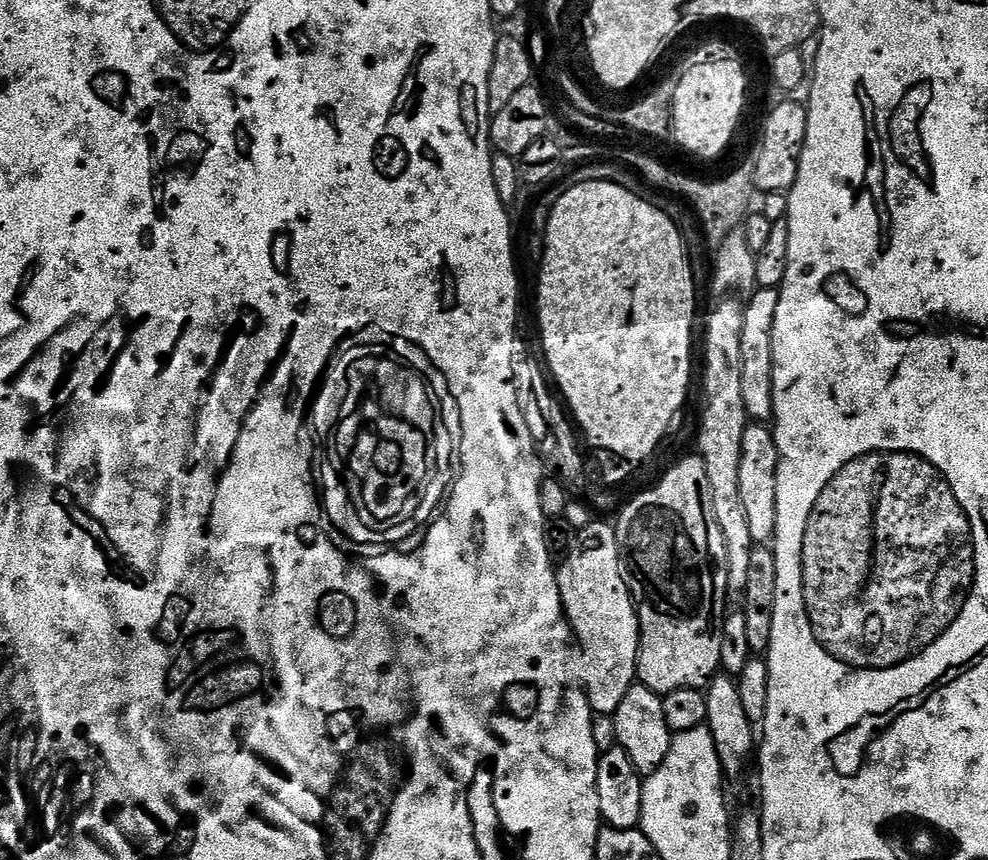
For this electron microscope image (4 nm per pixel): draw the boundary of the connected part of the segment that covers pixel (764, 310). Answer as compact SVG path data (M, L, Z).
M757 287L743 305L742 318L742 402L749 417L756 422L772 420L772 387L774 386L774 314L778 310L779 291Z

